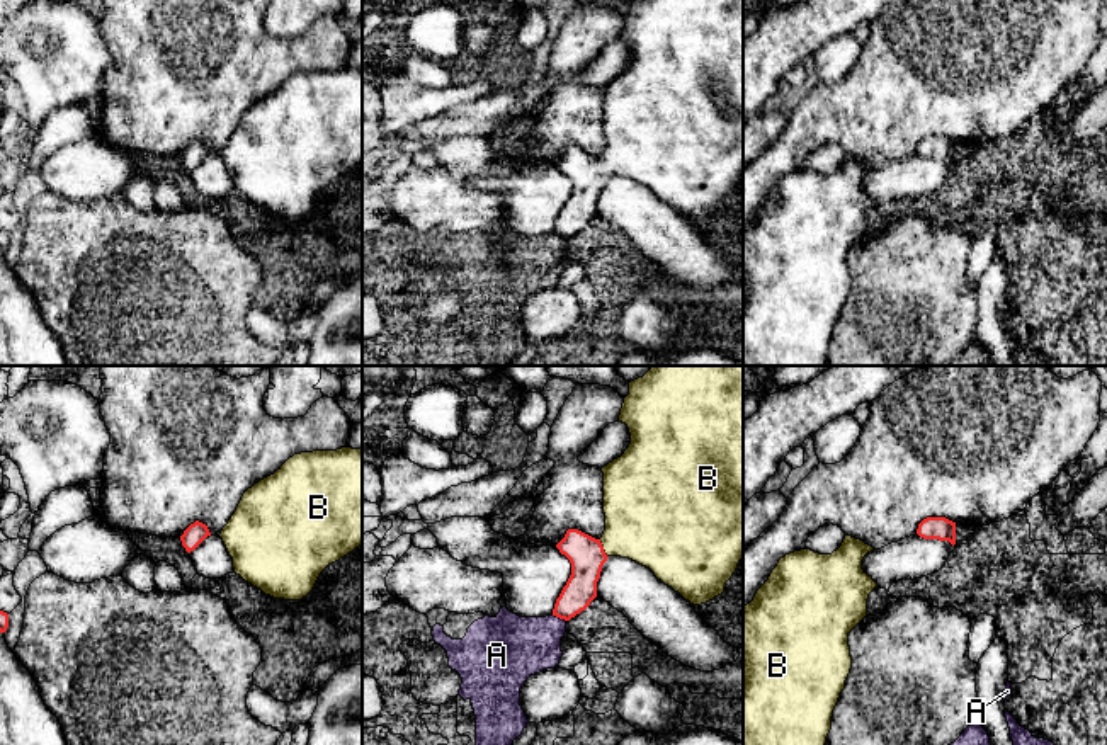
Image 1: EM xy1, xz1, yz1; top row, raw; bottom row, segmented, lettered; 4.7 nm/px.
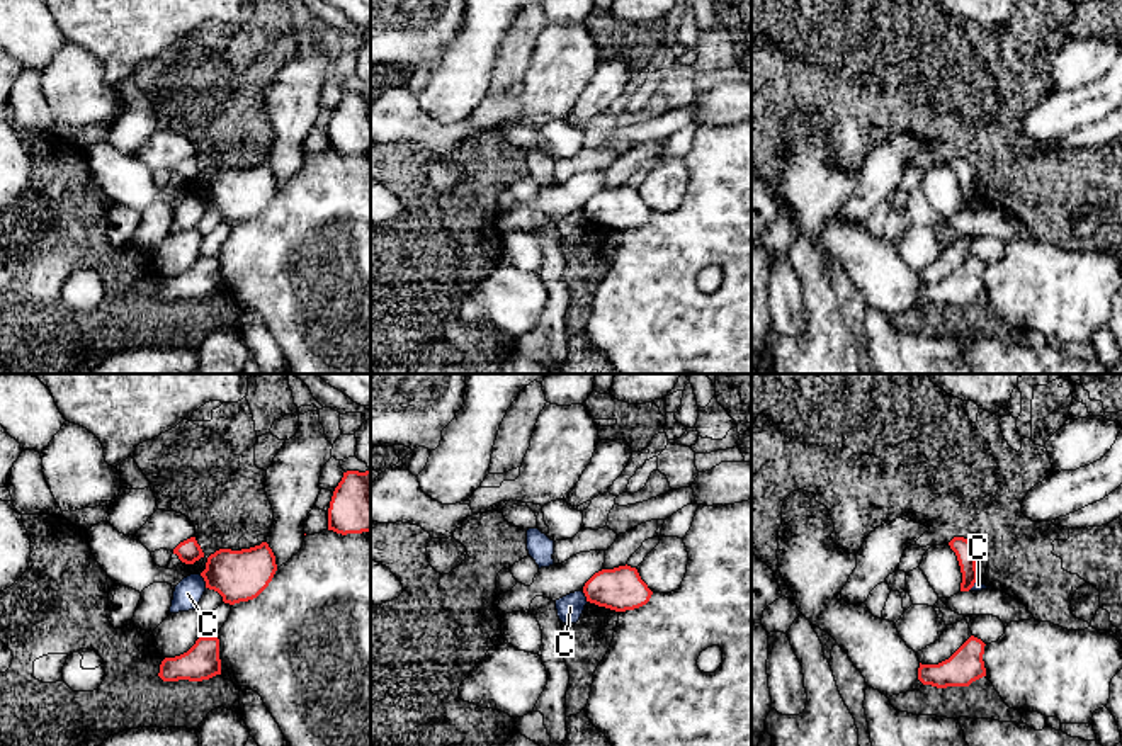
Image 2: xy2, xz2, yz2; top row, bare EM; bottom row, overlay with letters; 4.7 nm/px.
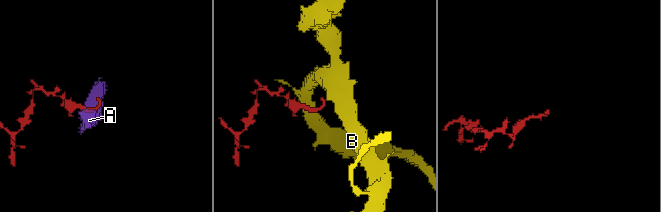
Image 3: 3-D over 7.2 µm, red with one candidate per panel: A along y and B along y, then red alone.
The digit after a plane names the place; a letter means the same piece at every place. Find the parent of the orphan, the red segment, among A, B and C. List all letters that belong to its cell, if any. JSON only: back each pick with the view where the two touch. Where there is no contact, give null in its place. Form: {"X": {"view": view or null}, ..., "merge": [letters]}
{"B": {"view": "xz1"}, "merge": ["B"]}

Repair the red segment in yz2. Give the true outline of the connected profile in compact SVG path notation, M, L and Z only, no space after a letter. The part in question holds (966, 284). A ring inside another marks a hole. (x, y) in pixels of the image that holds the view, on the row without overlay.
M971 255L949 279L938 284L921 284L918 299L937 308L969 306L986 296L983 280L984 262Z

